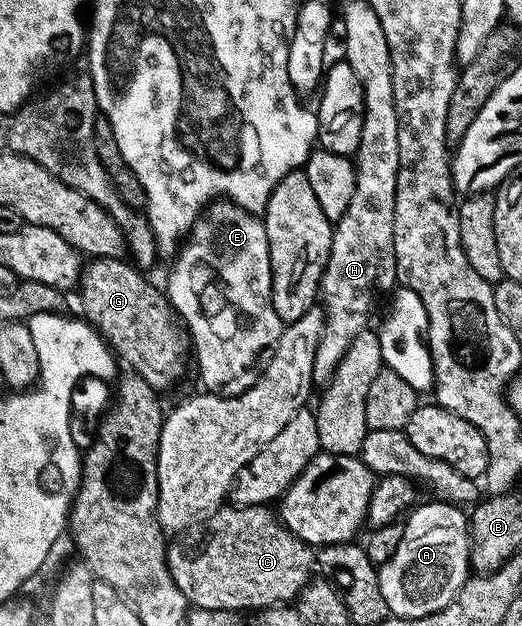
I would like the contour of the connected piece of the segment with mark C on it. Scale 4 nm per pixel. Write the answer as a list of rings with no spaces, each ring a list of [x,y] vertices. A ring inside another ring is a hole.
[[[269,505],[225,508],[218,508],[208,518],[209,530],[202,535],[198,545],[181,545],[178,549],[168,550],[169,570],[175,579],[175,587],[183,591],[190,606],[199,609],[260,610],[262,607],[296,602],[300,598],[301,589],[315,573],[315,553],[311,546],[295,536],[274,510],[272,513]]]

